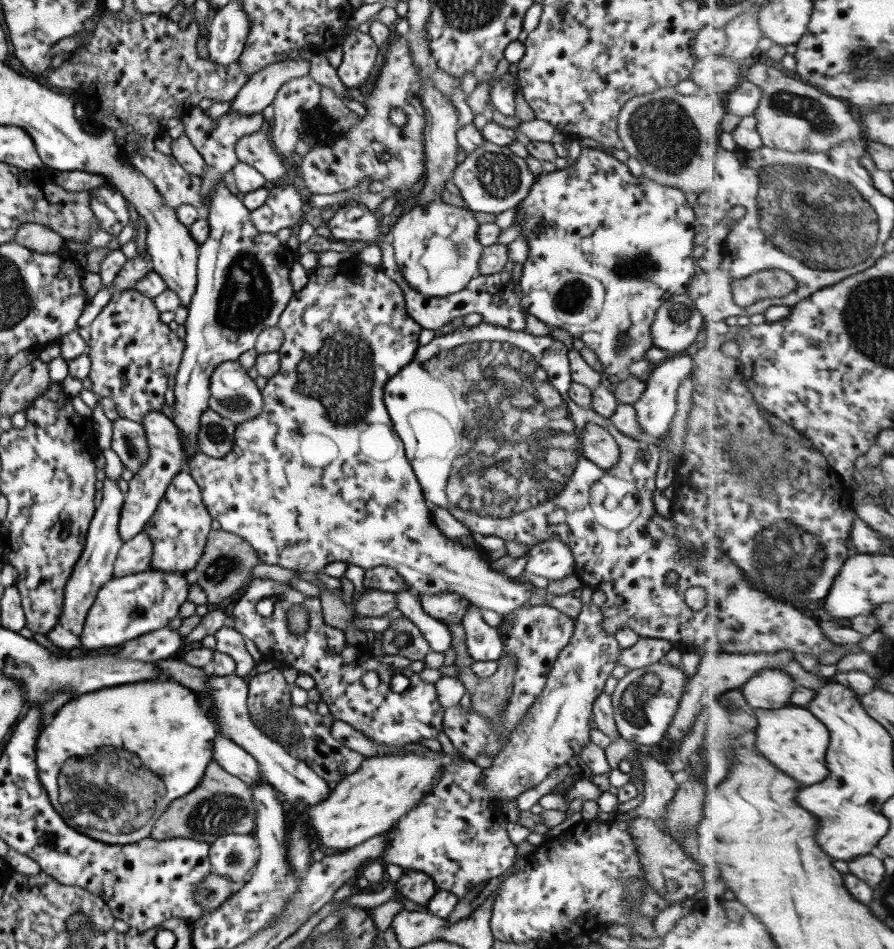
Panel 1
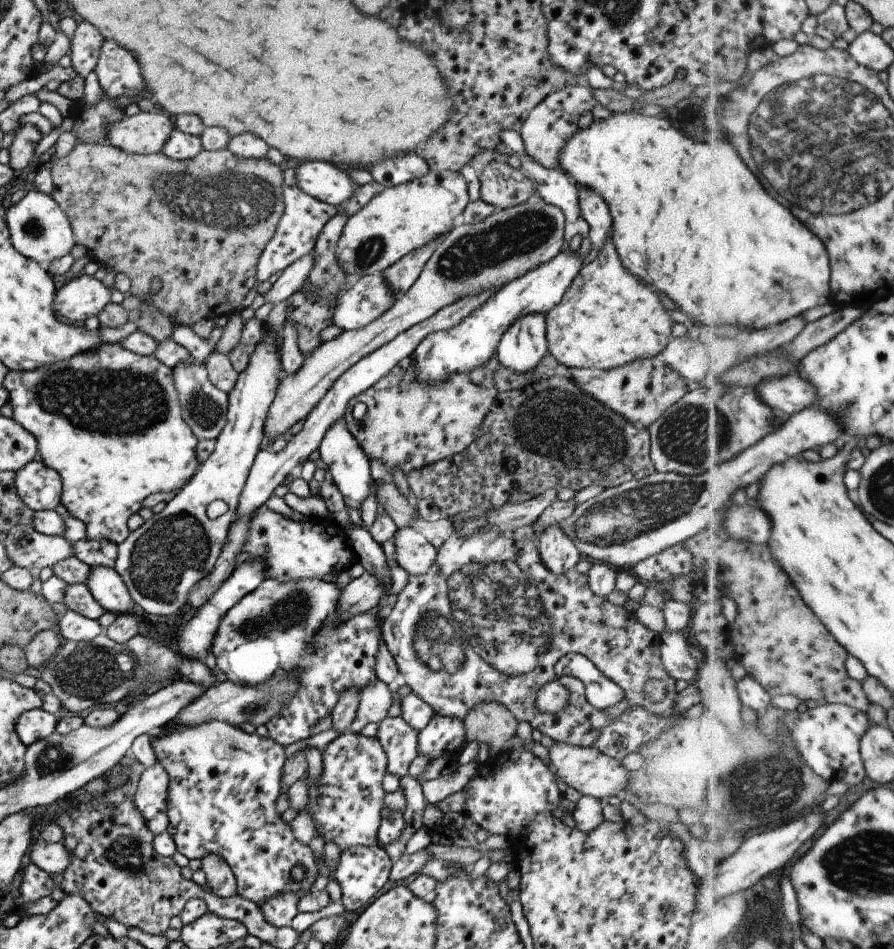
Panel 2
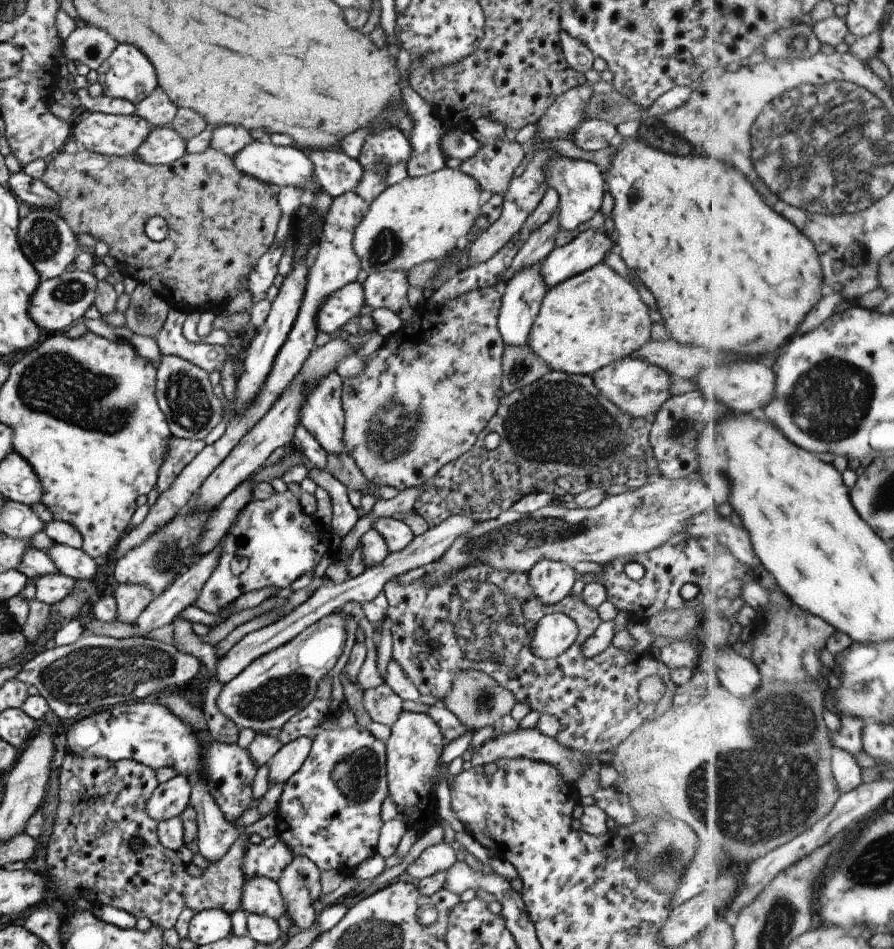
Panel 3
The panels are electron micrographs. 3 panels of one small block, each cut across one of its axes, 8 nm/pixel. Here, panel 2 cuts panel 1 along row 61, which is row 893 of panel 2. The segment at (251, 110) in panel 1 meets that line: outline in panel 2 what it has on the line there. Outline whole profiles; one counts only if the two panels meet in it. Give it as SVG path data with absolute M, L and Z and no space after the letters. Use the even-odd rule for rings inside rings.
M303 890L281 892L281 894L275 894L267 900L263 900L263 904L258 907L265 922L274 927L287 927L291 919L298 913L297 902L301 900L301 896L305 893Z

